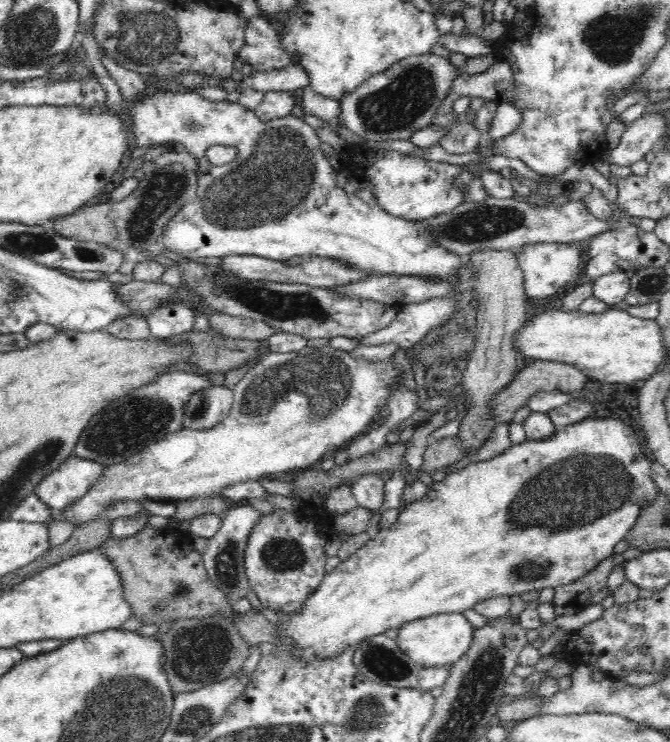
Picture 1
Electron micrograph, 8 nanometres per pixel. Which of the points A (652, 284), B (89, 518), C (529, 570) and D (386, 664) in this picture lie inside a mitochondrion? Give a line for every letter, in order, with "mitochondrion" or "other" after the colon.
A: mitochondrion
B: other
C: mitochondrion
D: mitochondrion

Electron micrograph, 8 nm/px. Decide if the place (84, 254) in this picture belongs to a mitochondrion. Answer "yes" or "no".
yes

